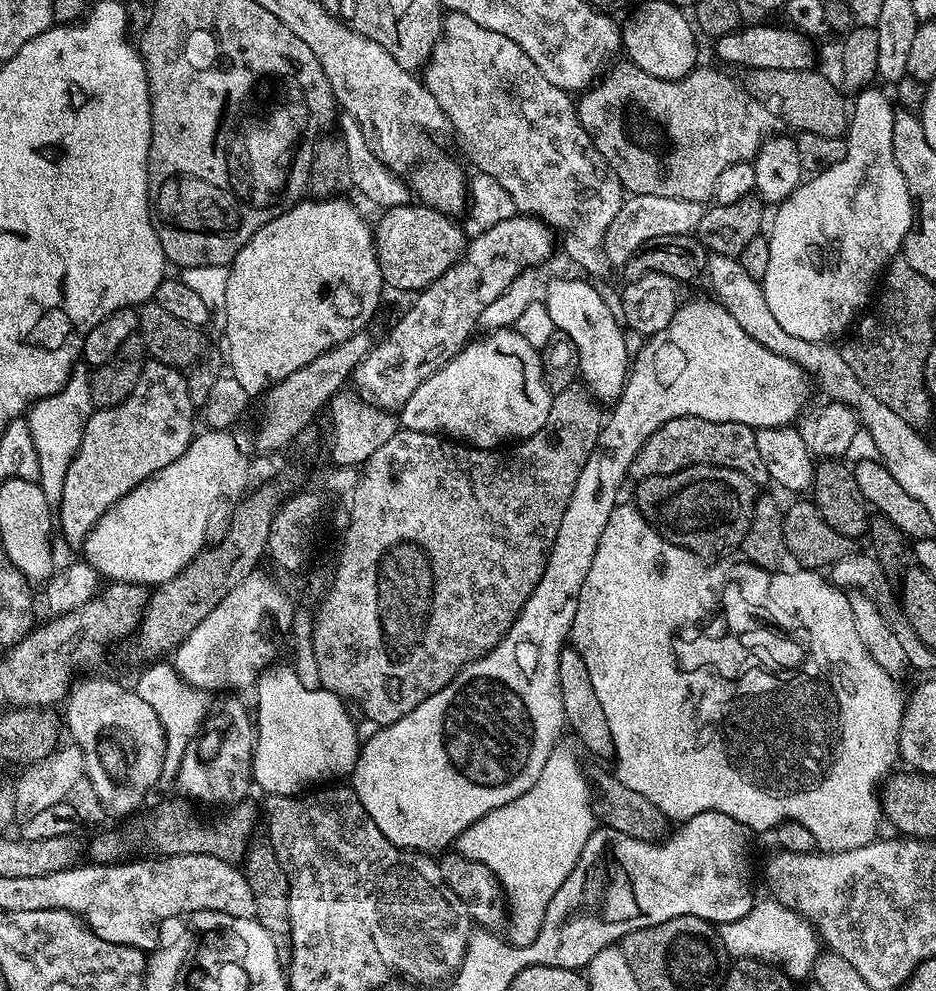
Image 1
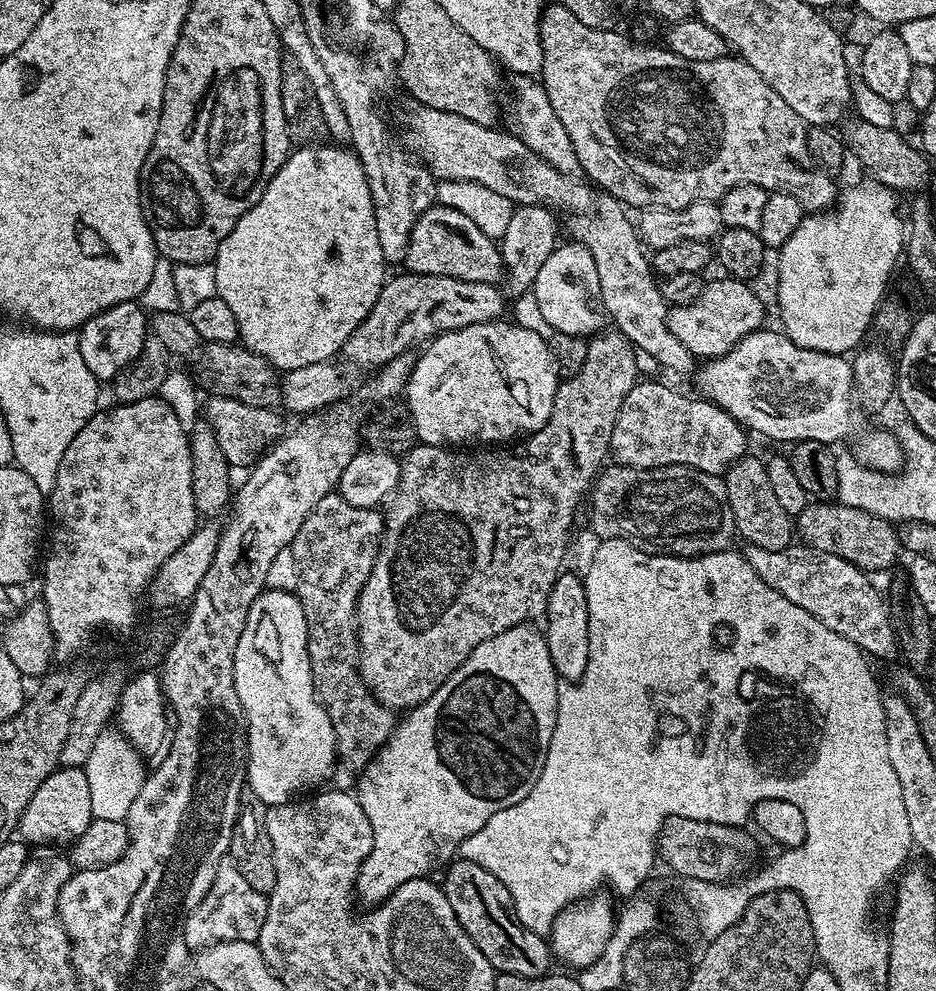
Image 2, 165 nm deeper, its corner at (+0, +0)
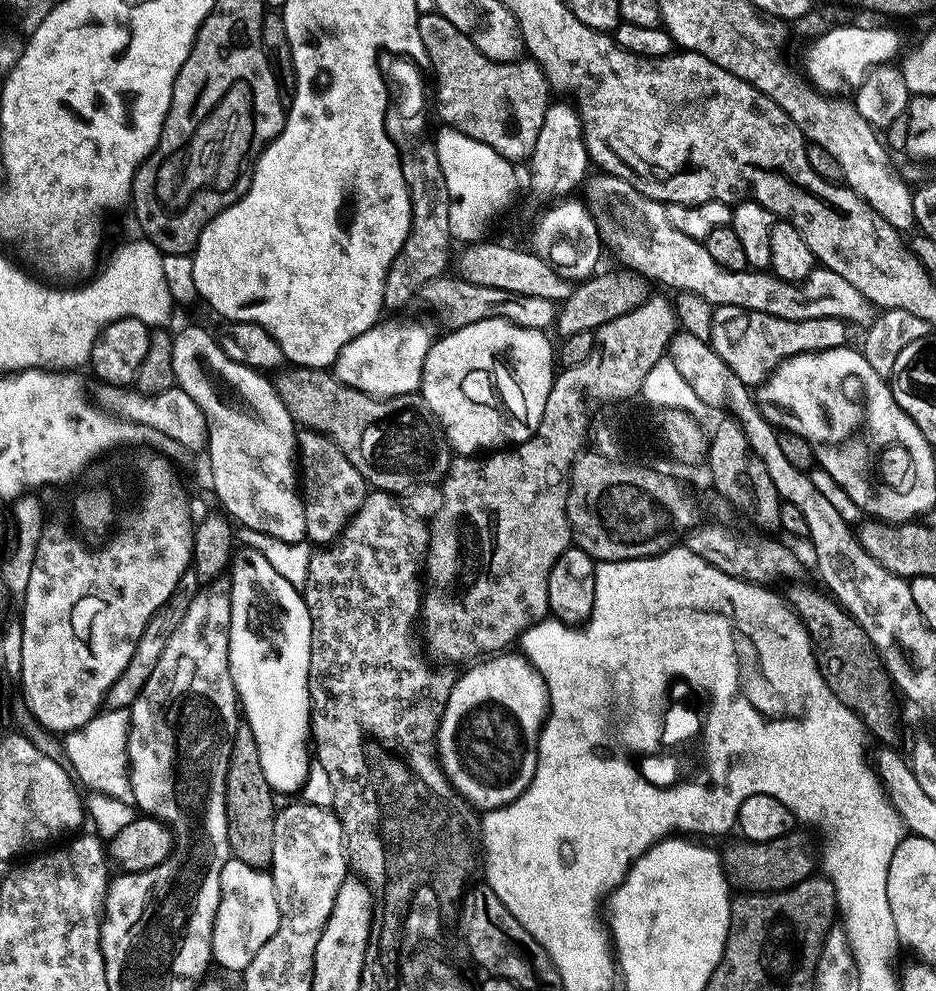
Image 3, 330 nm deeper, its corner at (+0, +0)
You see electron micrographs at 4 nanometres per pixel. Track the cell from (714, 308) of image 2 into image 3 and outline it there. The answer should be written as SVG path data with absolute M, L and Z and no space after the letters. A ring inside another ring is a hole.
M738 306L713 307L710 343L714 351L730 366L730 370L743 384L759 386L775 372L784 360L807 352L821 352L842 348L849 343L849 325L838 318L806 318L805 320L779 320L761 312L747 312Z

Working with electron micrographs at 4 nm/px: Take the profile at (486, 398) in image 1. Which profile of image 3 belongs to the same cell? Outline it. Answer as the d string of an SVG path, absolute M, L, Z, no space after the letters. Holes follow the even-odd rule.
M502 318L453 327L449 331L441 340L439 337L426 354L418 392L436 415L436 423L444 431L453 453L488 454L529 440L540 424L542 410L546 410L546 398L554 379L554 344L548 341L549 333L523 328Z

